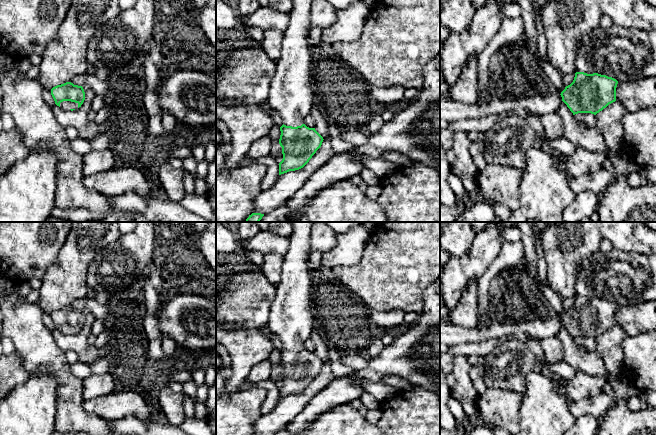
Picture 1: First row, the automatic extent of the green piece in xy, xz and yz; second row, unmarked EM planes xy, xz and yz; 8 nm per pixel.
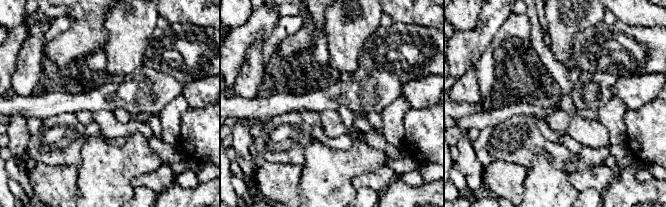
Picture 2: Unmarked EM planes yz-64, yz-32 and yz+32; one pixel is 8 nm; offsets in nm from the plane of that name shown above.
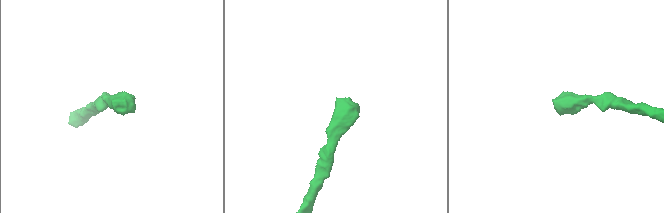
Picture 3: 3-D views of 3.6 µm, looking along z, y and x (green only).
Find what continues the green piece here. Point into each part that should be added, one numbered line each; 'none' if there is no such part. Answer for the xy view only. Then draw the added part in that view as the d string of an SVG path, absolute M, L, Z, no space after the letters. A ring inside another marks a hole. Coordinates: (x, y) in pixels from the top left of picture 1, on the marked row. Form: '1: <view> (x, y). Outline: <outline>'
1: xy (65, 105). Outline: M63 101L60 103L60 108L63 110L78 109L78 103L71 101Z

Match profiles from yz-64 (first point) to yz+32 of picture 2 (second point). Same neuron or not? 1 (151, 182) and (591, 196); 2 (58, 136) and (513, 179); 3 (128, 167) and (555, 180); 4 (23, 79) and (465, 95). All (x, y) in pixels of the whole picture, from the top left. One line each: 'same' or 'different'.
1: different
2: different
3: same
4: same

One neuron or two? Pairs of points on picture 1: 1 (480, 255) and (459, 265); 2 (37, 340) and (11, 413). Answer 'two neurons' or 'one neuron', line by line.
1: one neuron
2: two neurons

